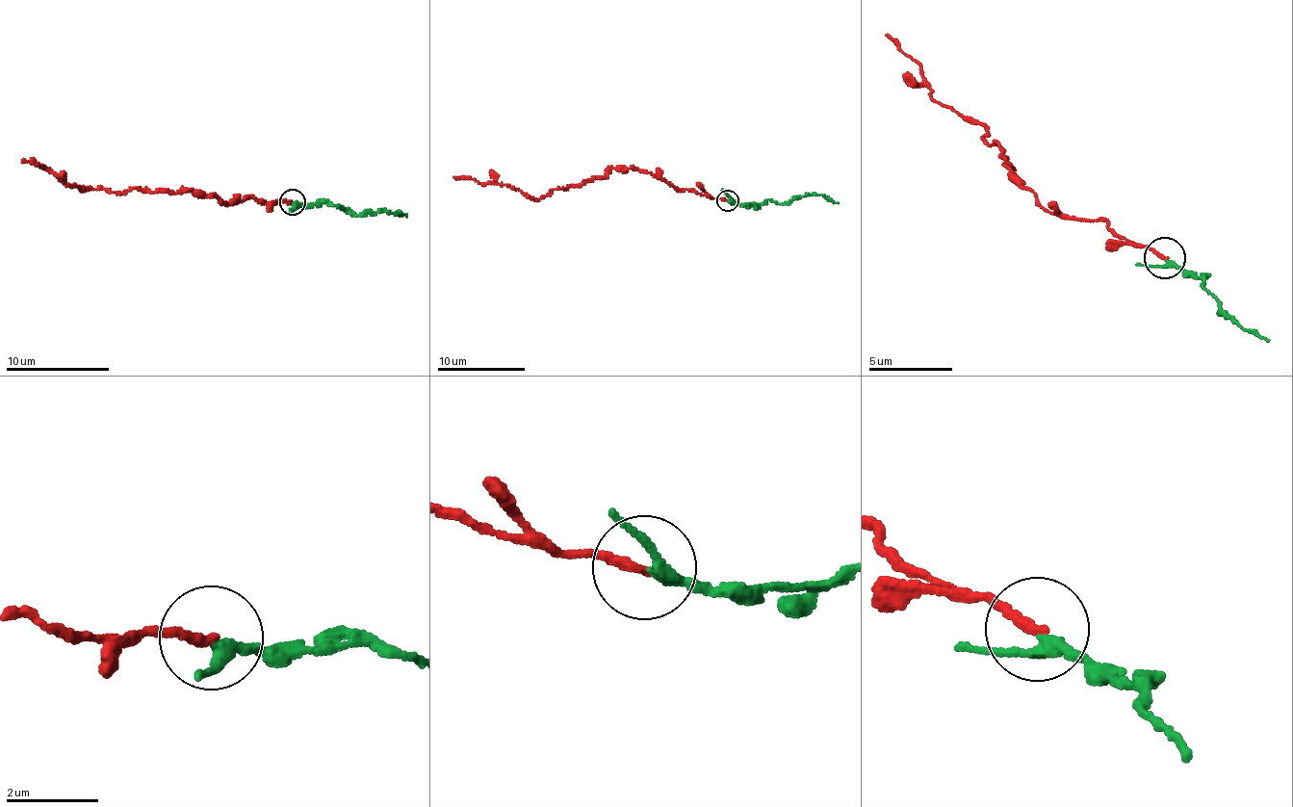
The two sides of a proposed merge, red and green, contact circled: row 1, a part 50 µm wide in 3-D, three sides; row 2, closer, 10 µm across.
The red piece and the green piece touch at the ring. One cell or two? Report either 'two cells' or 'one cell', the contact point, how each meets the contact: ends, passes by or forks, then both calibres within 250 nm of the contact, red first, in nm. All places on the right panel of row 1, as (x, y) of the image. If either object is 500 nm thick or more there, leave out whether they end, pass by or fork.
one cell; place (1165, 257); red ends; green passes by; calibres 200 and 240 nm

